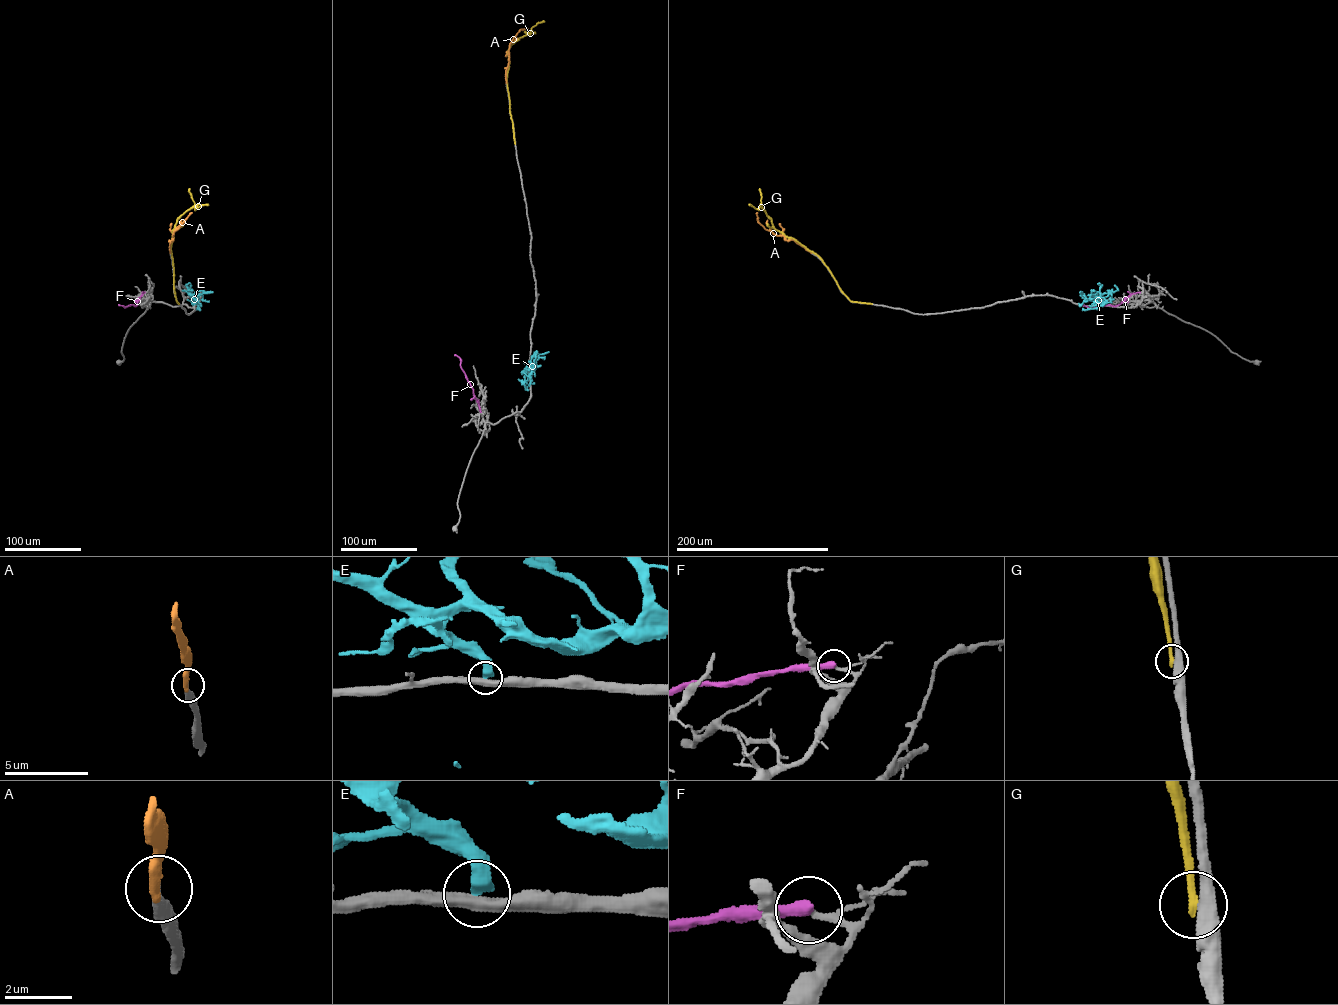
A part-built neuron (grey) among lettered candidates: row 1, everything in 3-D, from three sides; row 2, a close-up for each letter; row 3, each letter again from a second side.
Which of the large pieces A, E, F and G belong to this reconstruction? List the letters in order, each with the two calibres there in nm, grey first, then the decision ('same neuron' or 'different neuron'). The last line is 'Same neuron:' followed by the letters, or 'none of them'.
A: 360 nm thick on the grey side, 400 nm on the other; same neuron
E: 440 nm thick on the grey side, 400 nm on the other; different neuron
F: 140 nm thick on the grey side, 400 nm on the other; different neuron
G: 440 nm thick on the grey side, 280 nm on the other; different neuron
Same neuron: A

